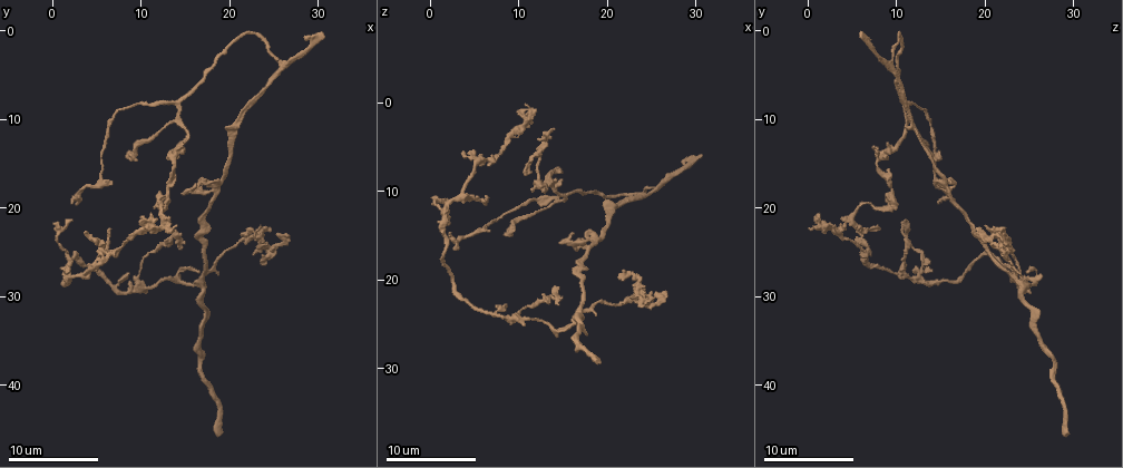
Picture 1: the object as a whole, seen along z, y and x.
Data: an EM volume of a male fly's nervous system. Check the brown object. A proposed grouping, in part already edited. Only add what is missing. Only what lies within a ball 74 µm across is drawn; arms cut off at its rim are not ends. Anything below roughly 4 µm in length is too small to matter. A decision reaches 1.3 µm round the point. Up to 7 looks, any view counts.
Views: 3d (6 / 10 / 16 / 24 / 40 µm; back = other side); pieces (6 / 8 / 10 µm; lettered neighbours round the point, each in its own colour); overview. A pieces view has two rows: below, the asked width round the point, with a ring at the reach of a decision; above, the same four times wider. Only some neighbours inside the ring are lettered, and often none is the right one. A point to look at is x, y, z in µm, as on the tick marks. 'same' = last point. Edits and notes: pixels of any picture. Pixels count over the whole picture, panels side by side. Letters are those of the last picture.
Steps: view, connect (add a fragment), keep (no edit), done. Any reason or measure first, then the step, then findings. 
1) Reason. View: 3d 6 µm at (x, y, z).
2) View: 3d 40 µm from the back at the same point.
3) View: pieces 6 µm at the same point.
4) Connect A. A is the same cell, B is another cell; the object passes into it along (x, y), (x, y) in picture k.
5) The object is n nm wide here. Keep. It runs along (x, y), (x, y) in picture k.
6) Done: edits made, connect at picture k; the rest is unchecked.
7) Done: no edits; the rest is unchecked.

Free end. View: pieces 6 µm at (14.2, 24.4, 22.8).

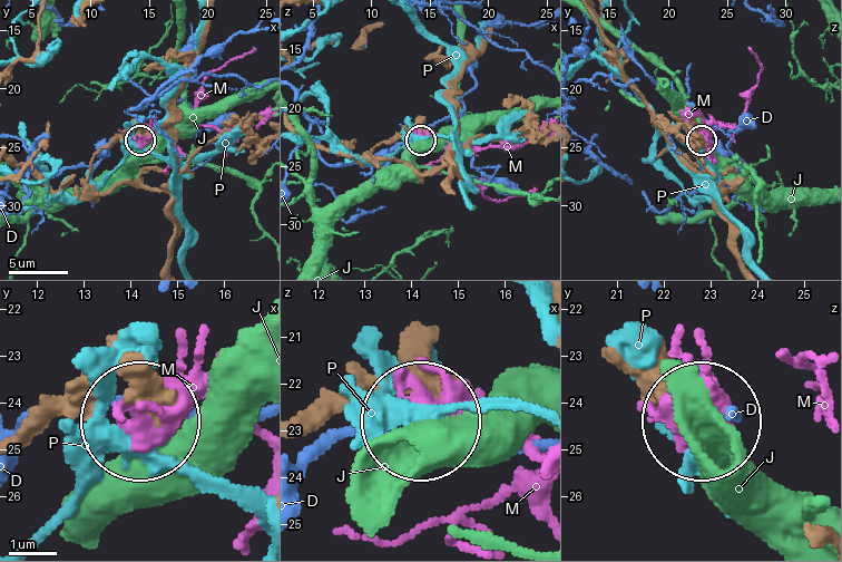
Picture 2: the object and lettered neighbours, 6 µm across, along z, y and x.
Keep. D, J, M and P are other cells; it runs along (27, 442), (110, 397), (130, 401), (134, 417) in picture 2; no lettered fragment goes on from it.

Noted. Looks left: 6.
End of a long branch. View: pieces 8 µm at (2.2, 19.4, 14.6).

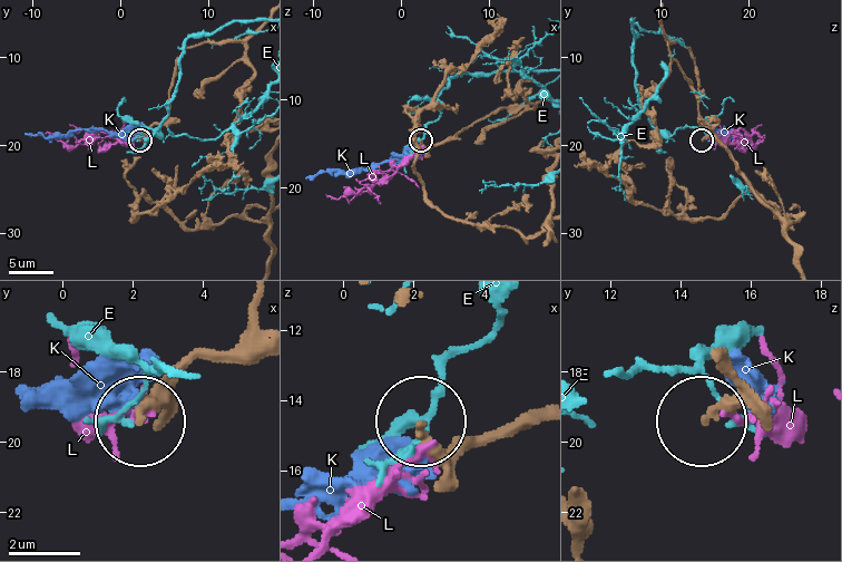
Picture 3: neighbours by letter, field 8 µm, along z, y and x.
Keep. E, K and L are other cells; it runs along (487, 433), (448, 454), (424, 424) in picture 3; no lettered fragment goes on from it.

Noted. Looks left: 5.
An open end. View: pieces 6 µm at (8.4, 14.2, 14.8).

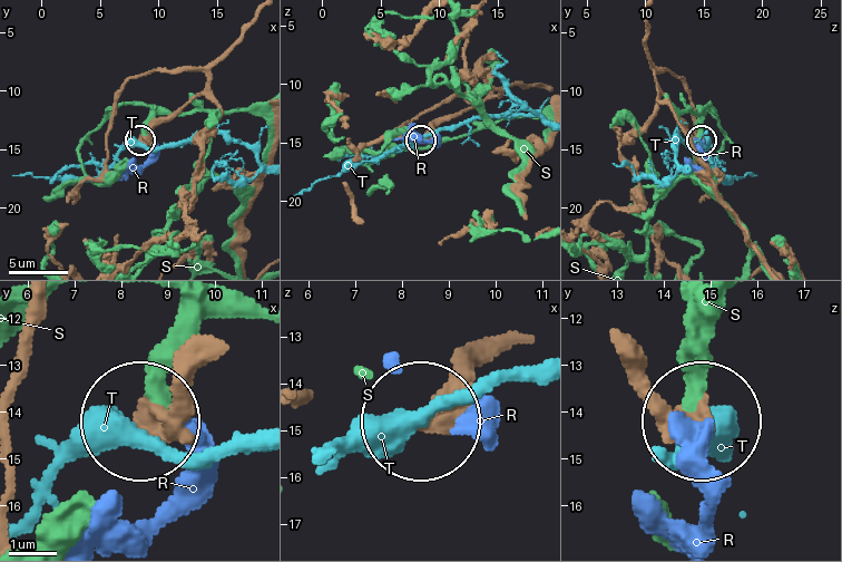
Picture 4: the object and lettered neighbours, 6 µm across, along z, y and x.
The object is 450 nm wide here. Keep. R, S and T are other cells; it runs along (194, 379), (146, 412) in picture 4; no lettered fragment goes on from it.

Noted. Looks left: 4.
Done: no edits; the rest is unchecked.

